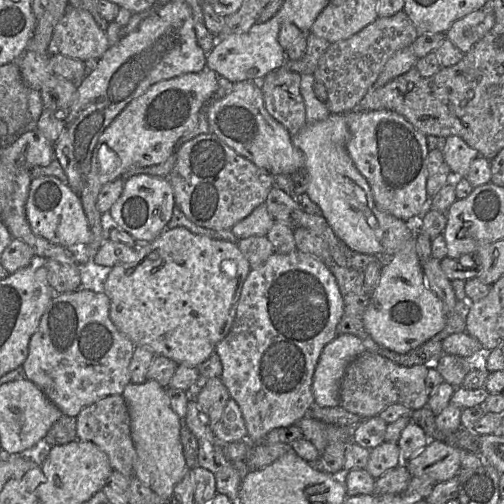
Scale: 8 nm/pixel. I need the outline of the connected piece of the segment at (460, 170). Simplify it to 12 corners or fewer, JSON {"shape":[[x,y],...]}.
{"shape":[[446,138],[453,177],[468,178],[479,152],[463,138]]}

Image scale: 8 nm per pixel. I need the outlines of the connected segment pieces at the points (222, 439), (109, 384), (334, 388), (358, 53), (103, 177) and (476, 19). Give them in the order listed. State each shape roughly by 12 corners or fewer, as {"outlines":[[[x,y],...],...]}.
{"outlines":[[[229,398],[213,432],[224,444],[247,439],[247,427]],[[103,291],[54,294],[22,367],[64,415],[131,383]],[[352,334],[324,347],[313,376],[315,404],[340,405],[345,370],[365,351]],[[402,10],[330,44],[312,74],[330,113],[355,110],[418,36]],[[205,67],[159,81],[107,126],[79,193],[92,262],[108,182],[165,162],[218,88]],[[489,7],[474,10],[447,33],[461,52],[478,46],[494,23]]]}

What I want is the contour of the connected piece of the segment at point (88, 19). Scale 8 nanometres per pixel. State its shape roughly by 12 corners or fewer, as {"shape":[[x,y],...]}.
{"shape":[[68,7],[48,53],[86,61],[110,47],[90,12]]}

